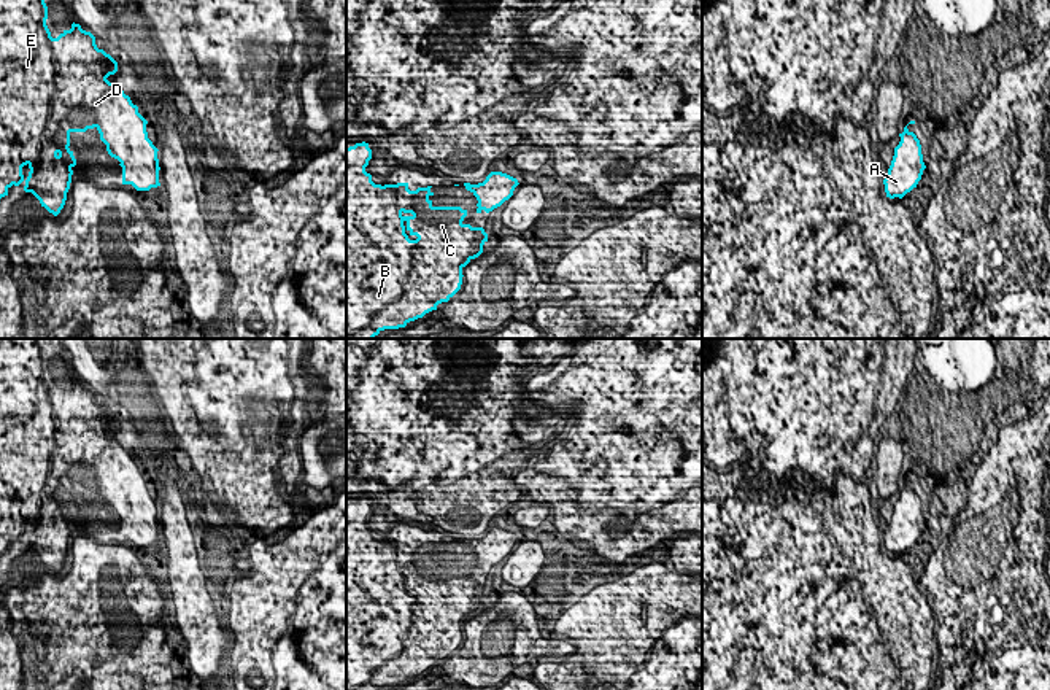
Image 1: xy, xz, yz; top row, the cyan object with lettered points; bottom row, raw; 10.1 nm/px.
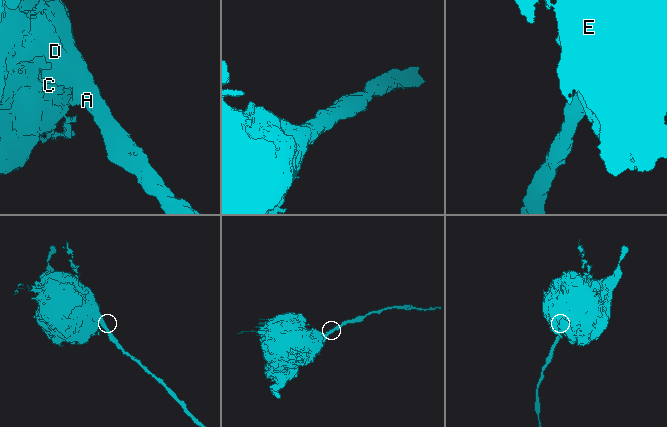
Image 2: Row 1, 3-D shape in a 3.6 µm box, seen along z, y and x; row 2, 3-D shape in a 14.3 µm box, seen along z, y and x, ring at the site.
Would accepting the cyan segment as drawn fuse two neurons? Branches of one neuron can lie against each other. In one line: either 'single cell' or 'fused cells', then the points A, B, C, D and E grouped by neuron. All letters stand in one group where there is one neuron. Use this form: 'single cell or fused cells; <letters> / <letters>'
single cell; A B C D E

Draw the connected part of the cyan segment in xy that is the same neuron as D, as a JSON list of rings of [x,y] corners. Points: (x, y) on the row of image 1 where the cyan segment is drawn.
[[[0,0],[0,199],[8,196],[14,184],[25,183],[24,191],[32,192],[49,213],[57,216],[65,205],[76,159],[70,146],[71,132],[97,129],[111,157],[122,167],[122,184],[137,191],[160,186],[157,148],[148,138],[148,121],[138,113],[130,97],[106,78],[118,72],[118,62],[98,49],[95,37],[71,24],[57,38],[46,25],[48,6],[44,0]]]

